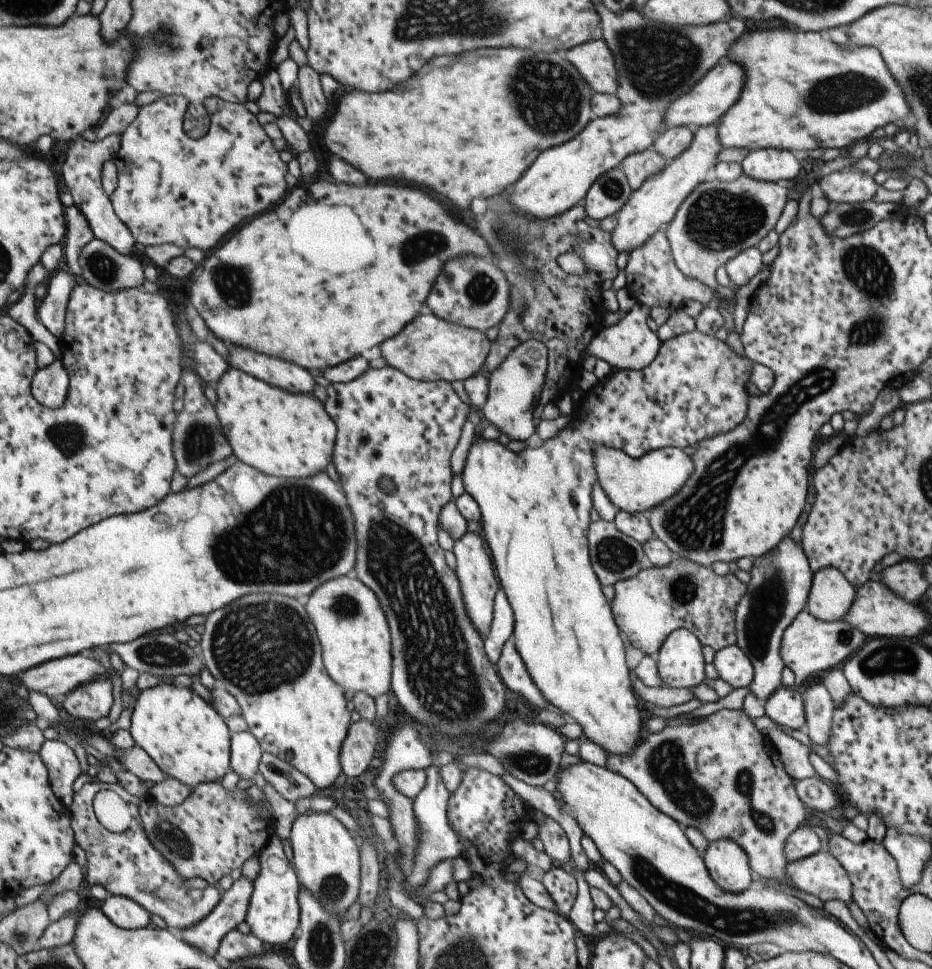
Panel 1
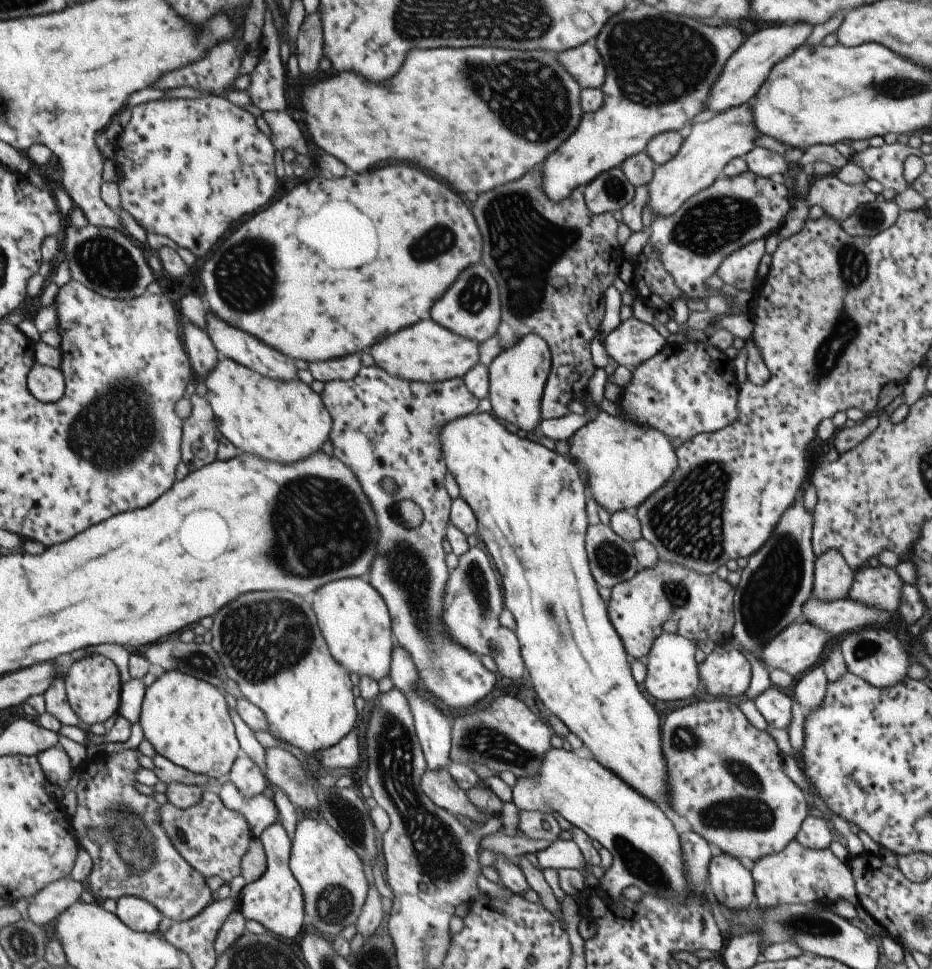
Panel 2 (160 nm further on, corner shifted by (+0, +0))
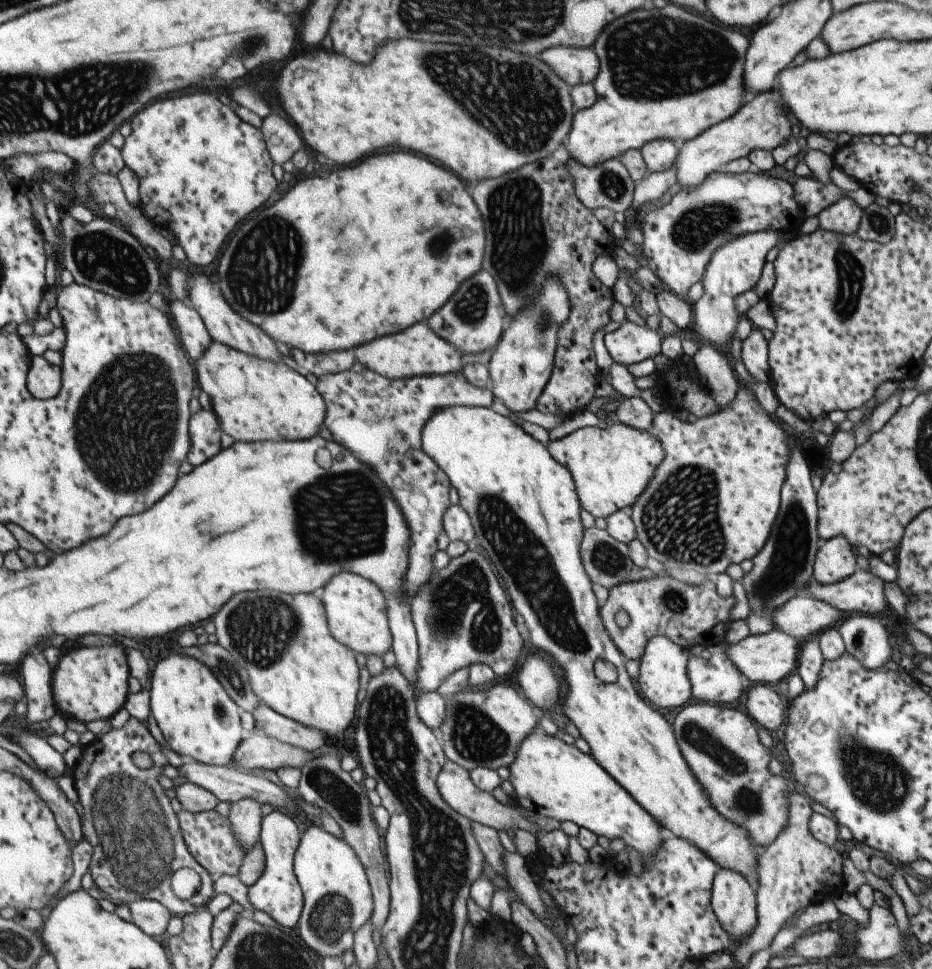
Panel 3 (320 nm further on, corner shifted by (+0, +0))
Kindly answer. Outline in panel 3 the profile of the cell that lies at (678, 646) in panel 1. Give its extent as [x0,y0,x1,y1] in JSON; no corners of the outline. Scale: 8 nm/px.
[637,637,691,708]

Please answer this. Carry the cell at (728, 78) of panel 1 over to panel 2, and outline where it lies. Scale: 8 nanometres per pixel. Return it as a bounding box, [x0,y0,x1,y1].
[706,23,812,112]

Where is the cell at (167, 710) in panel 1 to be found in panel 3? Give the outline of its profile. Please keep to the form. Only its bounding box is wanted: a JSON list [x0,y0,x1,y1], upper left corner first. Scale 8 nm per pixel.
[149,653,248,765]

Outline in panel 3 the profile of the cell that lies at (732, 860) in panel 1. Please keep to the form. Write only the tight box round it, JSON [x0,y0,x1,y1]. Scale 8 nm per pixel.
[710,869,755,940]

